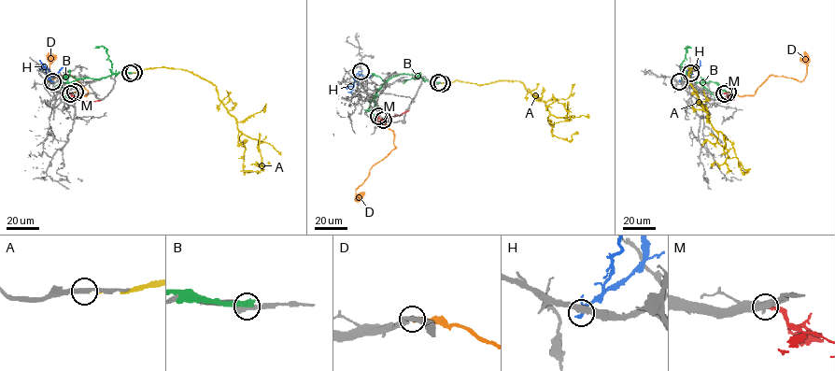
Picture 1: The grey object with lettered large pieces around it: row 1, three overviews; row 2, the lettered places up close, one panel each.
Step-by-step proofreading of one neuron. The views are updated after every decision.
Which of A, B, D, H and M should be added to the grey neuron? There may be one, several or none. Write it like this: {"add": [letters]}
{"add": ["D"]}

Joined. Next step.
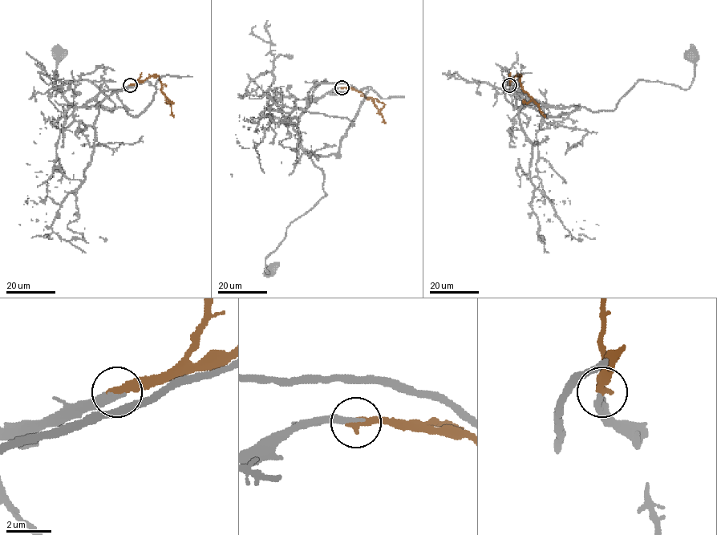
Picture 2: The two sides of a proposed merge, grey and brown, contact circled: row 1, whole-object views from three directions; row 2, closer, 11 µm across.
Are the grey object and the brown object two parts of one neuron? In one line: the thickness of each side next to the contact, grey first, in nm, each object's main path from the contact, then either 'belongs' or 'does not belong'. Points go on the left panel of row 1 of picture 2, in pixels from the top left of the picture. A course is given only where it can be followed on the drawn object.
300/400 nm | grey via (130, 85), (103, 91), (87, 107), (110, 111), (115, 104), (87, 80), (54, 89), (58, 55) | brown via (130, 85), (157, 76), (174, 117) | belongs

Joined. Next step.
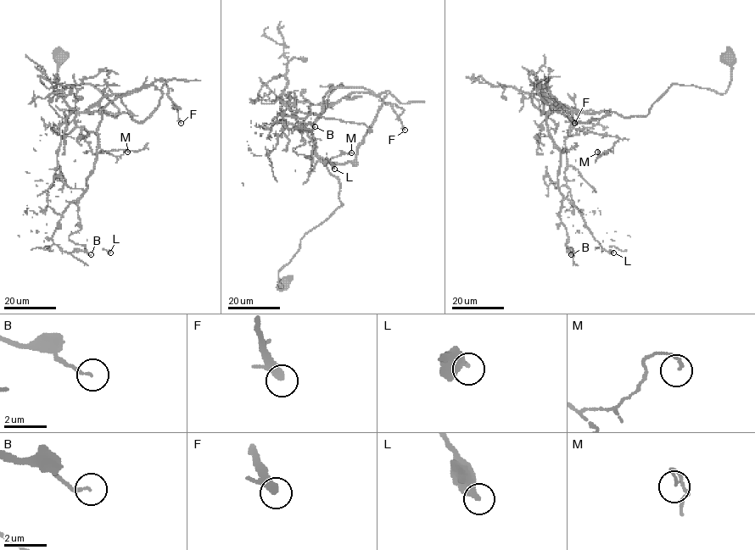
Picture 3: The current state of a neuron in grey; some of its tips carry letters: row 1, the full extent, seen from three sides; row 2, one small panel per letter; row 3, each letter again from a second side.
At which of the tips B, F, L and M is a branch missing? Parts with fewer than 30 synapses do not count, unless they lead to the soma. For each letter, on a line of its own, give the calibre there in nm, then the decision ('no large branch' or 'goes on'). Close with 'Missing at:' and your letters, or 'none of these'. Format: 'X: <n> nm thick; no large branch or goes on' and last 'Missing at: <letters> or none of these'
B: 130 nm thick; no large branch
F: 360 nm thick; goes on
L: 360 nm thick; no large branch
M: 110 nm thick; no large branch
Missing at: F

